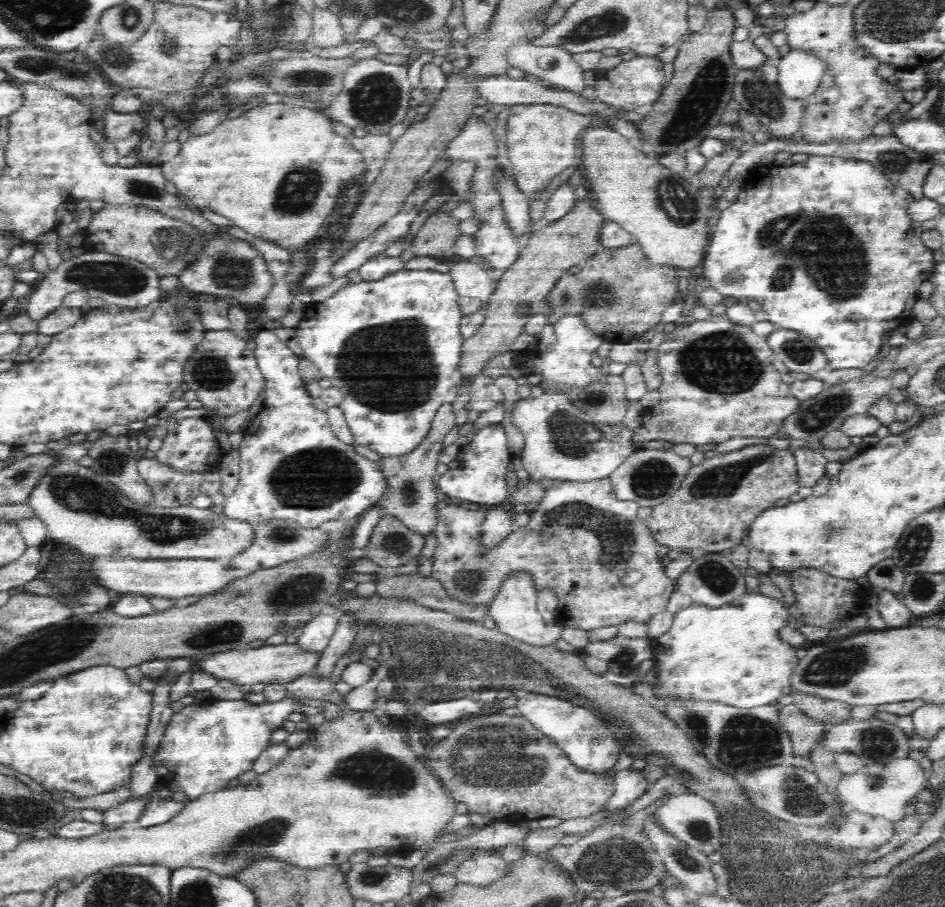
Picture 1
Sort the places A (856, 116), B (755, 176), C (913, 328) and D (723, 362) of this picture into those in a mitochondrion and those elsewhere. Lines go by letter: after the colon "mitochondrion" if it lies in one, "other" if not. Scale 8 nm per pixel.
A: other
B: other
C: other
D: mitochondrion

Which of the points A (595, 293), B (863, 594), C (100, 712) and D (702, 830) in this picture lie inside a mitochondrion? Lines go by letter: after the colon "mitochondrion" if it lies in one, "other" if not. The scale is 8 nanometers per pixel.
A: mitochondrion
B: other
C: other
D: mitochondrion

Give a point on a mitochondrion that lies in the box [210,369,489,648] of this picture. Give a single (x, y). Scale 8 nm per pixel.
(315, 478)

